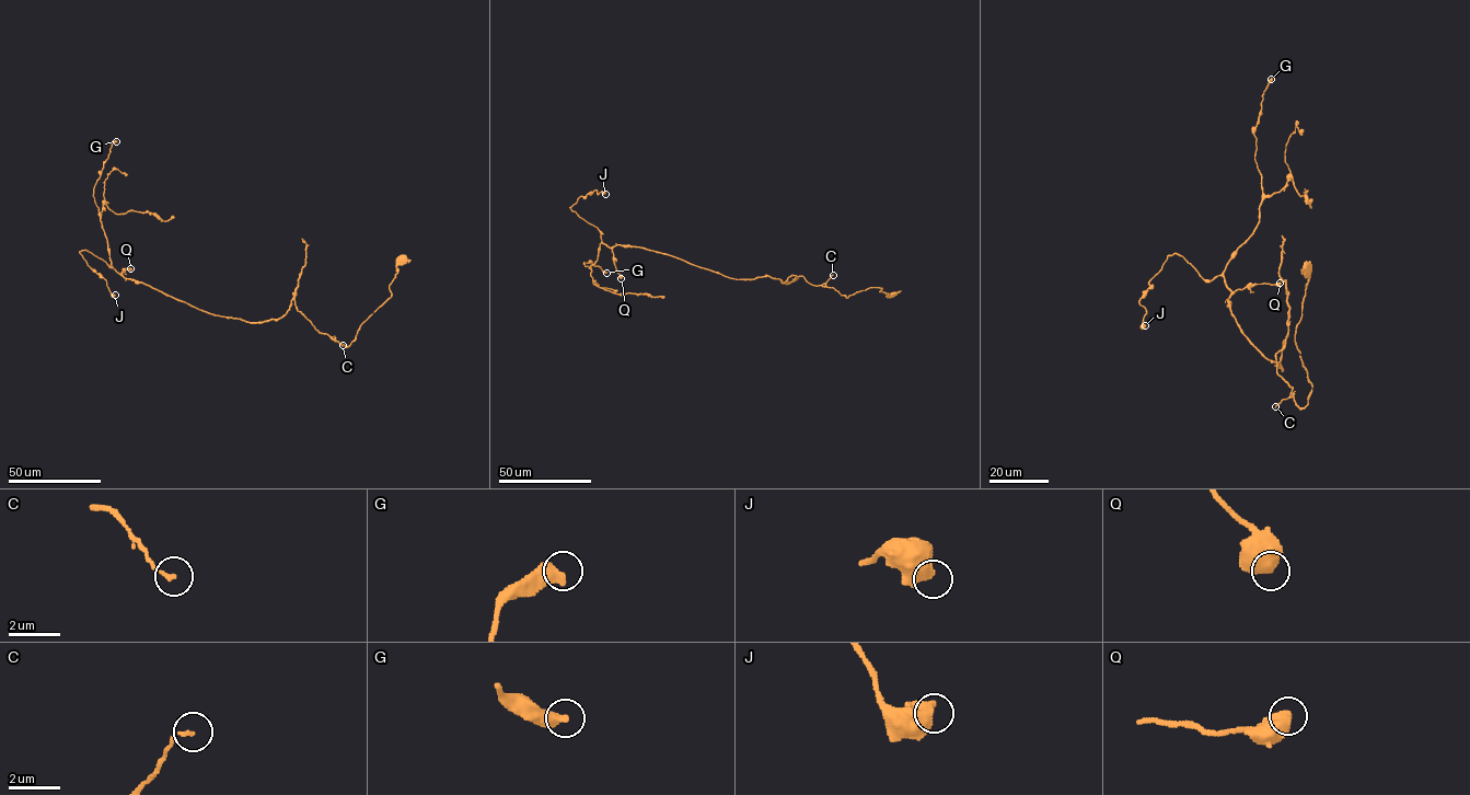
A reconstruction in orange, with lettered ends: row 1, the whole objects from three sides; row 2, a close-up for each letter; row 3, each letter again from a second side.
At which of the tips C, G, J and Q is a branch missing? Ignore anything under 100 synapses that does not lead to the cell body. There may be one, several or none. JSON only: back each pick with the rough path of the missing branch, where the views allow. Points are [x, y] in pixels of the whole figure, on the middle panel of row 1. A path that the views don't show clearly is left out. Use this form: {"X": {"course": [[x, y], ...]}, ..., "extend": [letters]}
{"extend": []}

